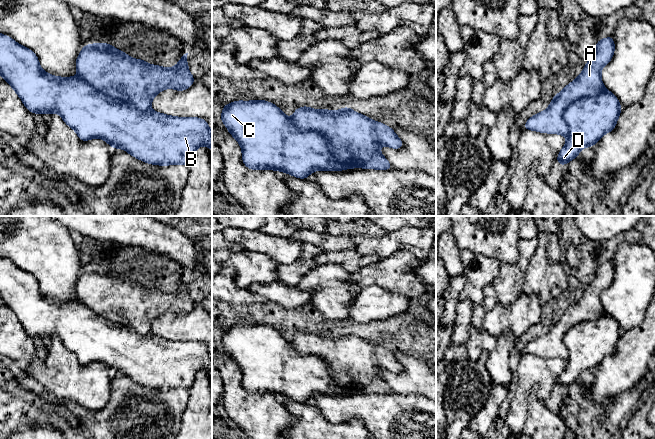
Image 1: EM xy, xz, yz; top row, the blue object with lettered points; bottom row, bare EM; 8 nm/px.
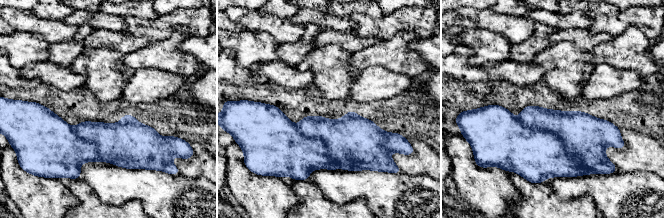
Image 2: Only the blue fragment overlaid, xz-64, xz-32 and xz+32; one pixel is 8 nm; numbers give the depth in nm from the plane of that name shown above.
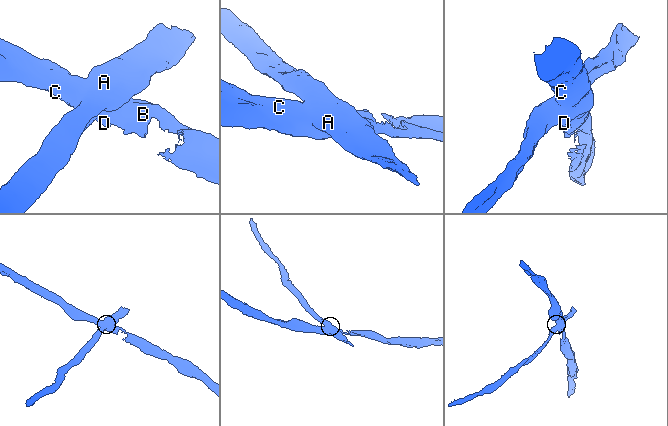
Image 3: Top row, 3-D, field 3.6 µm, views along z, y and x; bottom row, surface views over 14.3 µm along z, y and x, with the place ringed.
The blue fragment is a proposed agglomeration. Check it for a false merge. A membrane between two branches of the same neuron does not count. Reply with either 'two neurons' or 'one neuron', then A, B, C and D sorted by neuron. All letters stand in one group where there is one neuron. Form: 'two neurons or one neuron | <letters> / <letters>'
two neurons | A / B C D

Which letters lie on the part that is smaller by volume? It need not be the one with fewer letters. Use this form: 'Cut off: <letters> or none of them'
Cut off: A

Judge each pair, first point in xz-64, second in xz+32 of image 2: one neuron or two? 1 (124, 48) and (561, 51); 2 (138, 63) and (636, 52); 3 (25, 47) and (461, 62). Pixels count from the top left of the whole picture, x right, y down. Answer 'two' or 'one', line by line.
1: two
2: one
3: two

